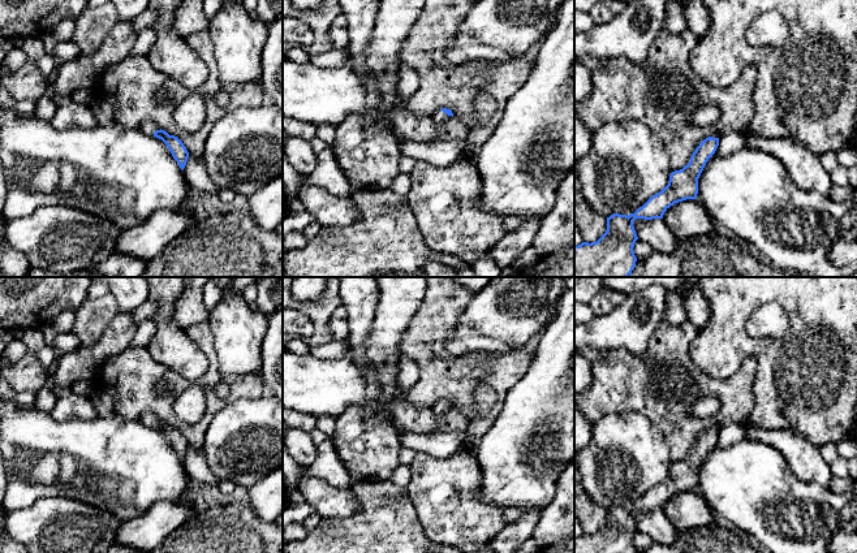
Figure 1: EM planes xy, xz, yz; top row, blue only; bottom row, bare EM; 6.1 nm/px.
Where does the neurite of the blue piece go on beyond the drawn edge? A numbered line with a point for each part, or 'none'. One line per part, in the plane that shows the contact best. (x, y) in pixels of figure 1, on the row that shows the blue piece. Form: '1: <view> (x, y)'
1: xz (448, 129)

